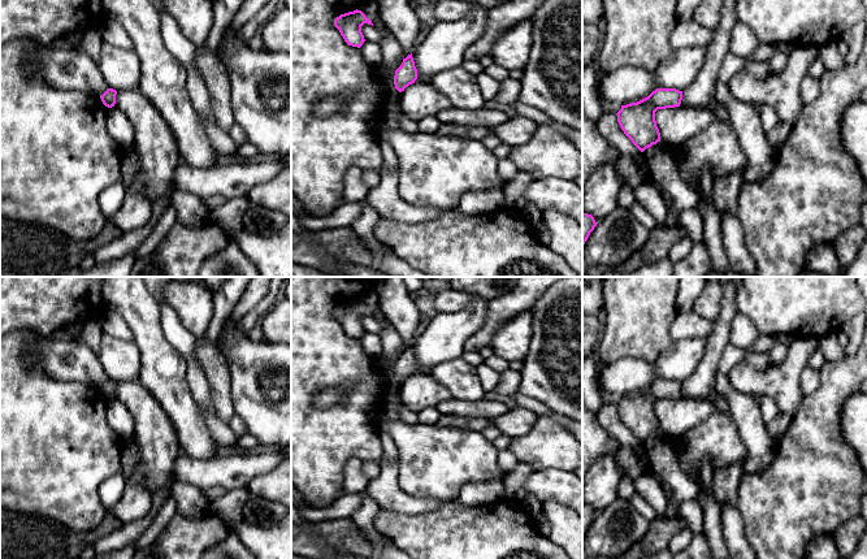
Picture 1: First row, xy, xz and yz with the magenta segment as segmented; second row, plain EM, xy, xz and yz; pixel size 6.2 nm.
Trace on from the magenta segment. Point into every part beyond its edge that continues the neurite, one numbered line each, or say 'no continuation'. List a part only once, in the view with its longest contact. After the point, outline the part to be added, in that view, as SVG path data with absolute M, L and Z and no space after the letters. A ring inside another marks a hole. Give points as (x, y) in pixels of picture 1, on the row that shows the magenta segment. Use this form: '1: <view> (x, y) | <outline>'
1: xy (157, 152) | M139 88L117 91L116 108L122 110L134 127L134 148L138 155L139 172L126 194L142 195L149 202L162 198L168 194L174 179L178 161L181 159L177 142L170 127L155 108L155 105L143 95Z

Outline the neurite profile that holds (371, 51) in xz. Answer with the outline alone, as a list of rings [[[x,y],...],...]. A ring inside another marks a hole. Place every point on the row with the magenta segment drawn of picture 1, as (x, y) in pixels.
[[[365,40],[360,47],[363,57],[372,65],[380,66],[382,62],[382,49],[380,43]]]

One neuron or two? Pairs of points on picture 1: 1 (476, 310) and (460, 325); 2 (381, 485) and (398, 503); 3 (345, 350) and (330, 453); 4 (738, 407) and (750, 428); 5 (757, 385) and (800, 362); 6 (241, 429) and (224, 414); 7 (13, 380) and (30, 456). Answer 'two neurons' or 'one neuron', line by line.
1: one neuron
2: one neuron
3: one neuron
4: one neuron
5: one neuron
6: two neurons
7: one neuron

